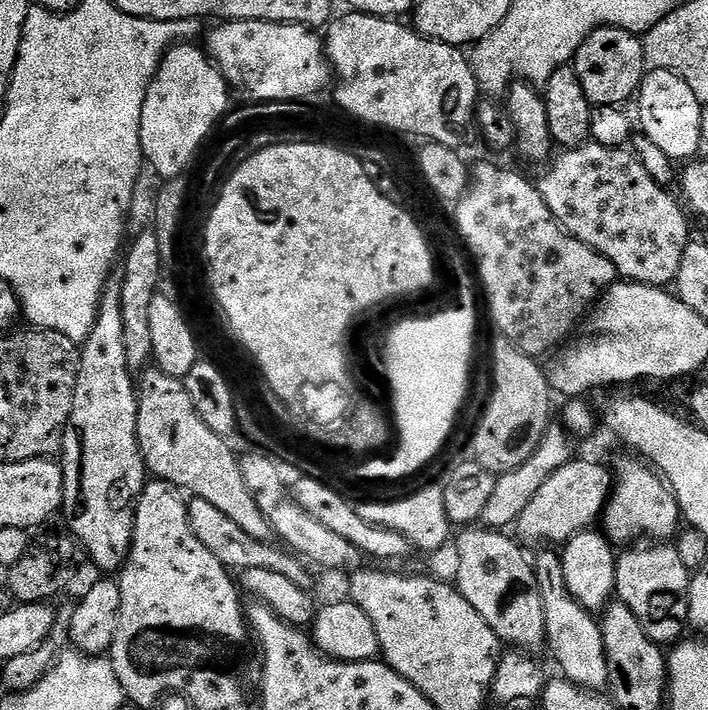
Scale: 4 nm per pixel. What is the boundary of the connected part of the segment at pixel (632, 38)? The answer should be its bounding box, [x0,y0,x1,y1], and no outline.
[574,28,644,106]

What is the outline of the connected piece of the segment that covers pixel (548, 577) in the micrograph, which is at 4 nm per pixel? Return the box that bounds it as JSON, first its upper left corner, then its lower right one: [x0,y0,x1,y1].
[534,550,608,690]

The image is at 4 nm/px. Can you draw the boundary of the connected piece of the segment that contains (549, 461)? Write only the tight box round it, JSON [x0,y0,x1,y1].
[479,426,574,530]

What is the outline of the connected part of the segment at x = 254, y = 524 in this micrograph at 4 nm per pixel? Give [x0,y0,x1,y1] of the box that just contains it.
[138,371,274,541]

